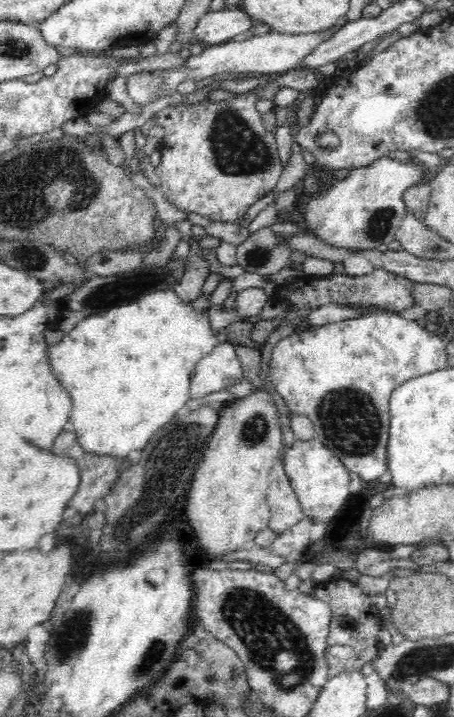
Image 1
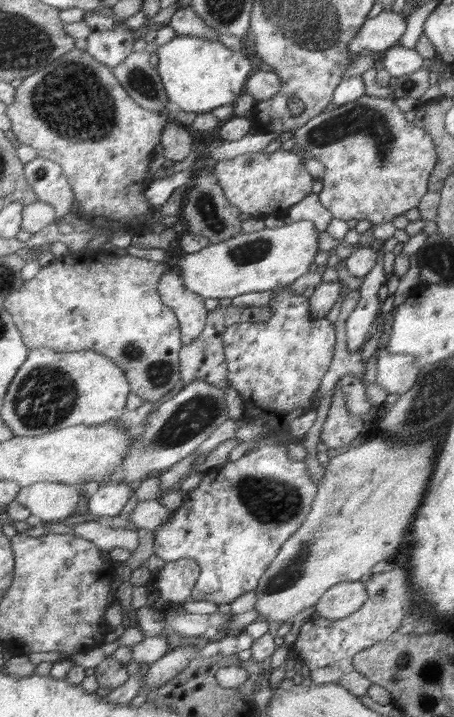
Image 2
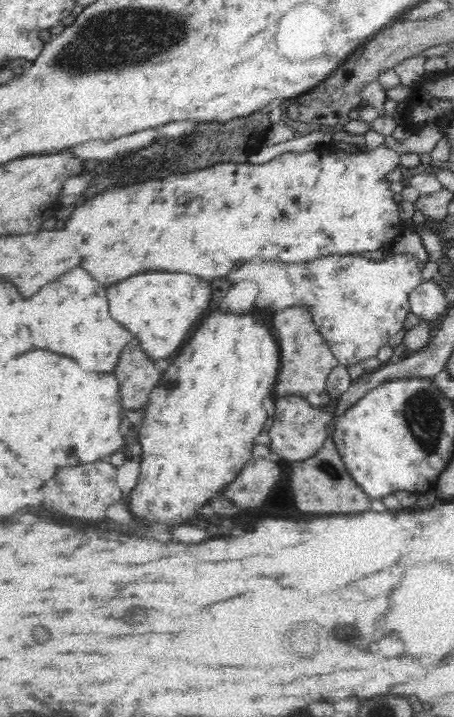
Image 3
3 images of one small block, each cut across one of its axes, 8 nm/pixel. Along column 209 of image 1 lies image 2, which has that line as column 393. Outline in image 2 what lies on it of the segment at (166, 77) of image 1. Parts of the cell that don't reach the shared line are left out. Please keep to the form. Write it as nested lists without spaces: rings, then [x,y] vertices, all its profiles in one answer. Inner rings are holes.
[[[397,44],[378,56],[378,65],[384,67],[393,77],[416,72],[420,70],[423,62],[422,56],[415,49],[404,48]]]

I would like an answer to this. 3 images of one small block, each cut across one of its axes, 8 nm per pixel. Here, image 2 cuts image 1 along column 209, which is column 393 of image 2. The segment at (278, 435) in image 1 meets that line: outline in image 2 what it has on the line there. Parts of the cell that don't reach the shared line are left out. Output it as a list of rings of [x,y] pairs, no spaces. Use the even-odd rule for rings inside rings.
[[[370,434],[358,445],[332,457],[324,476],[318,481],[318,484],[322,484],[322,492],[318,492],[318,504],[314,504],[314,512],[309,512],[310,520],[306,520],[306,528],[302,528],[302,532],[298,532],[298,536],[294,536],[294,540],[282,548],[282,556],[278,556],[274,564],[269,564],[255,589],[258,599],[254,610],[260,613],[260,620],[268,623],[289,621],[298,612],[316,605],[335,584],[359,581],[374,564],[388,556],[392,557],[408,526],[412,526],[412,518],[416,518],[412,510],[418,508],[428,484],[424,480],[428,480],[432,472],[432,458],[432,440],[424,440],[422,444],[412,440],[398,442],[382,434]]]

